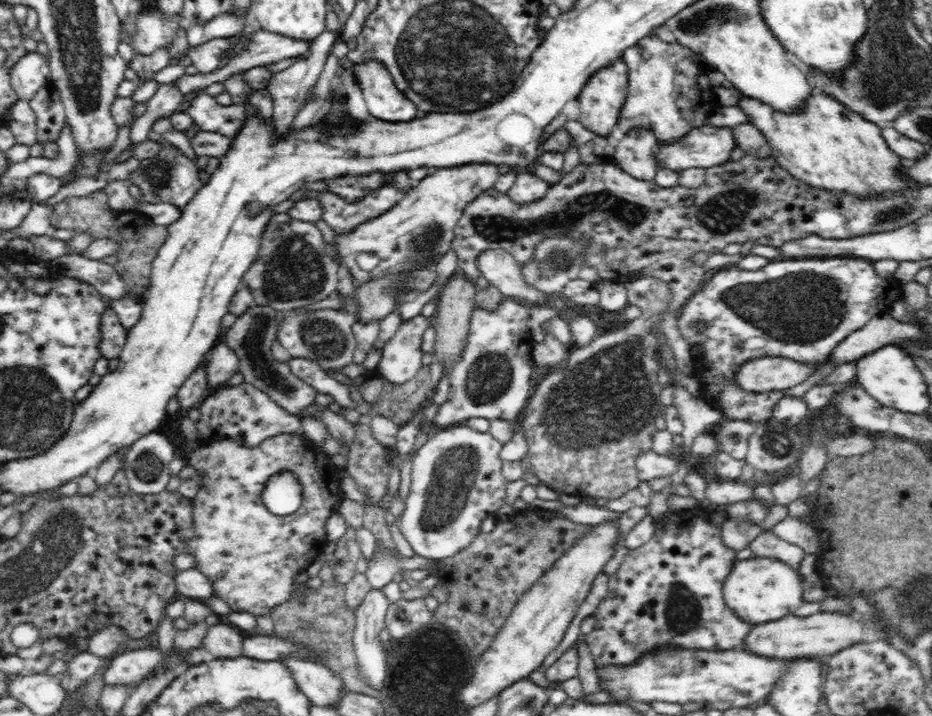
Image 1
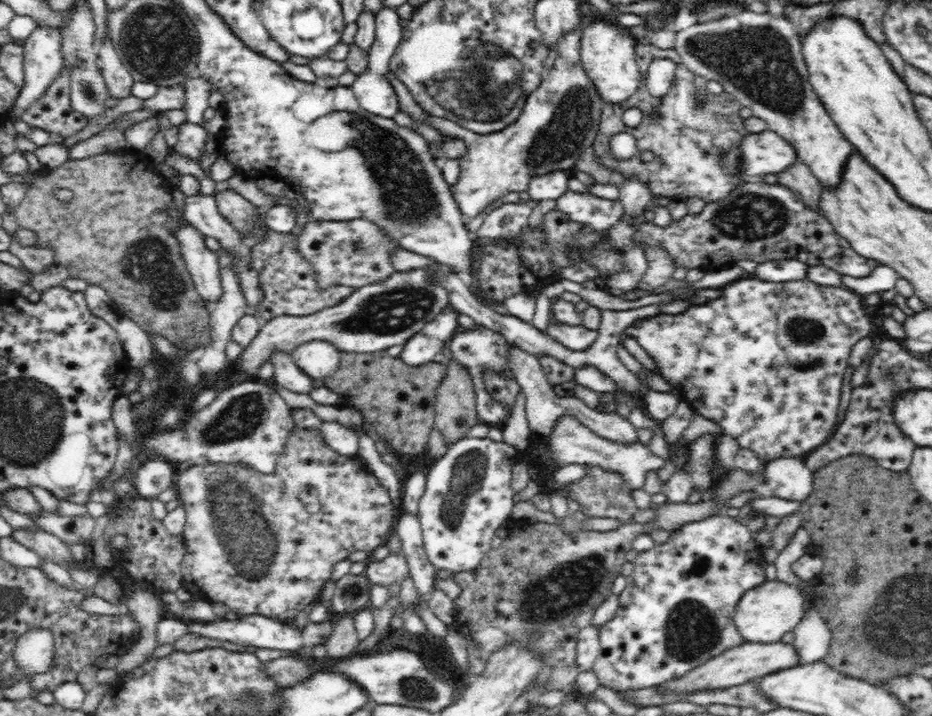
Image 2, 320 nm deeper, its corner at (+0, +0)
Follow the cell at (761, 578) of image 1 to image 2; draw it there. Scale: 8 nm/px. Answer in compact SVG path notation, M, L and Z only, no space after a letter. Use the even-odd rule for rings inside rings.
M766 580L760 586L748 590L735 607L734 624L745 642L780 642L786 632L794 627L803 617L805 598L794 585L776 580Z

